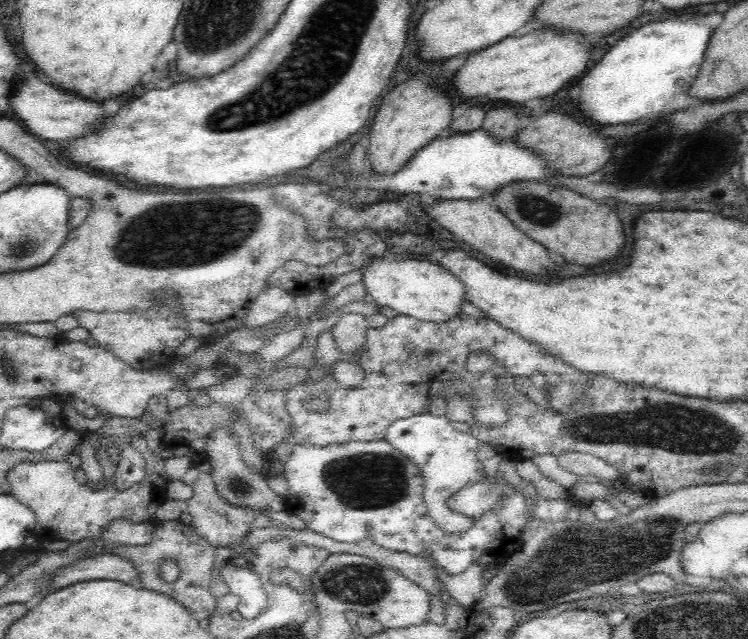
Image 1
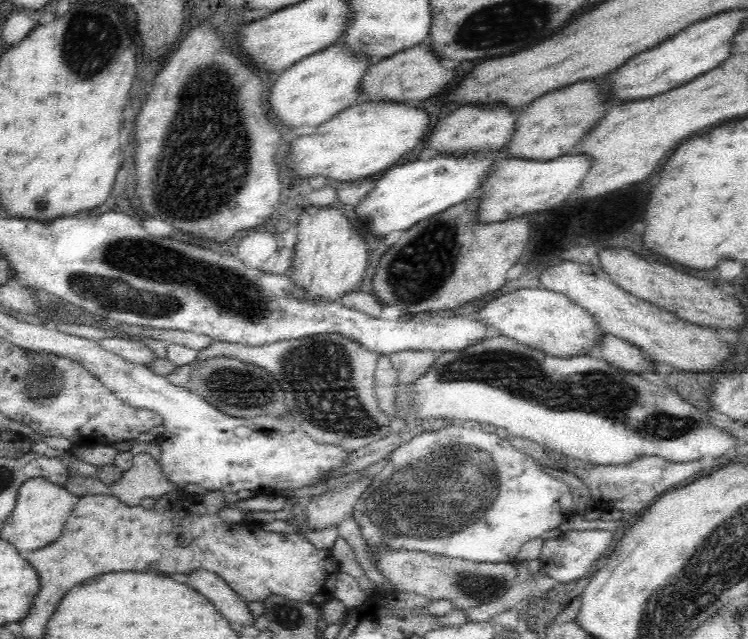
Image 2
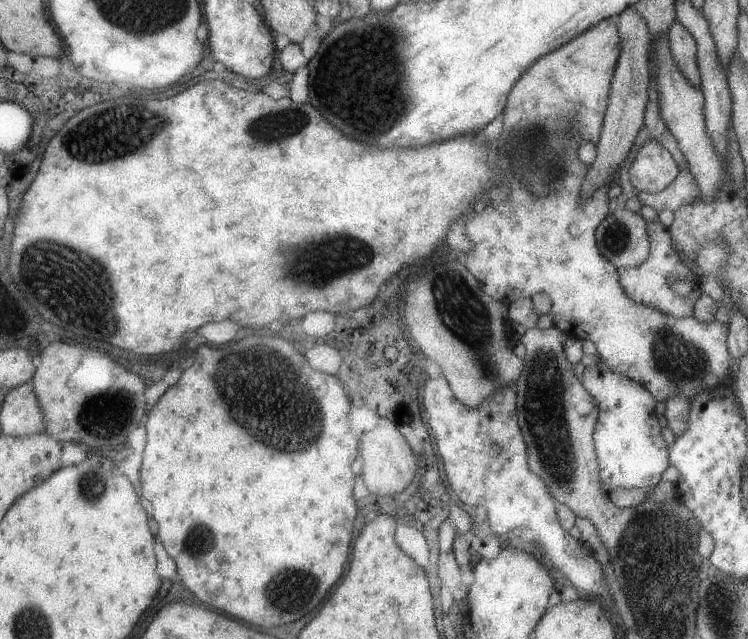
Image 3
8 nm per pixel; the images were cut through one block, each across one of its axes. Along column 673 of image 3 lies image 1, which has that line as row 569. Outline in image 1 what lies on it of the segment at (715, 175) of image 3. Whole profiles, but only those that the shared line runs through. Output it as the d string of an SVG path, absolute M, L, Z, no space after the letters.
M100 553L86 557L72 566L66 566L54 574L50 592L56 592L66 586L83 581L117 581L131 585L137 590L143 588L136 564L127 557L117 553Z

